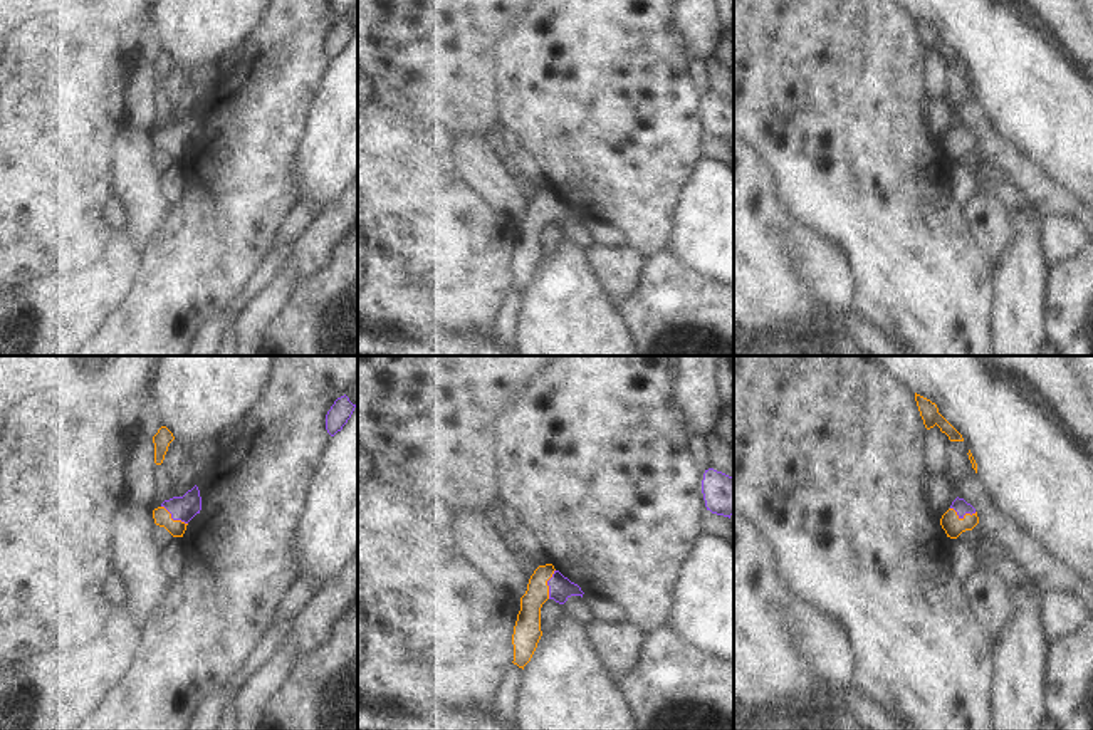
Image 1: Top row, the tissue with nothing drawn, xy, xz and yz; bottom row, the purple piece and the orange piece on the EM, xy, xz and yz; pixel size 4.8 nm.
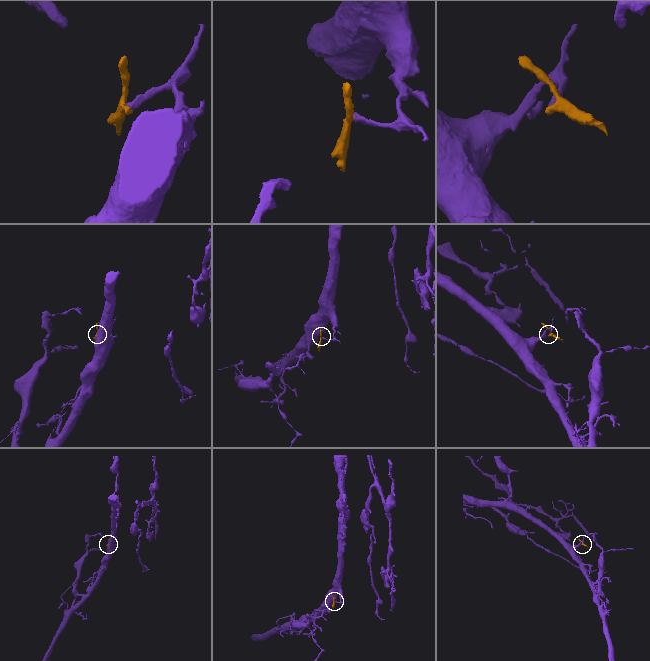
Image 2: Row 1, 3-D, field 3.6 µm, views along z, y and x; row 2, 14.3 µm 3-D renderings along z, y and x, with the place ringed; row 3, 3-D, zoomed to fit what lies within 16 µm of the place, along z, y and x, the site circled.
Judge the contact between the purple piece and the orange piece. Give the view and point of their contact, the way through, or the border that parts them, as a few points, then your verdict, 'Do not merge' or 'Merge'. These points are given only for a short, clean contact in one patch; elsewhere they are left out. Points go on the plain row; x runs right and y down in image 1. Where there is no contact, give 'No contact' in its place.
Touches purple at yz (964, 138). Path across: yz (959, 130), (964, 138), (951, 146). Merge

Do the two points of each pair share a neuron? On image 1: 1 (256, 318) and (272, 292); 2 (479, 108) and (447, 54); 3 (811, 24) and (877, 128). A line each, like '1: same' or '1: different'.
1: same
2: same
3: same

